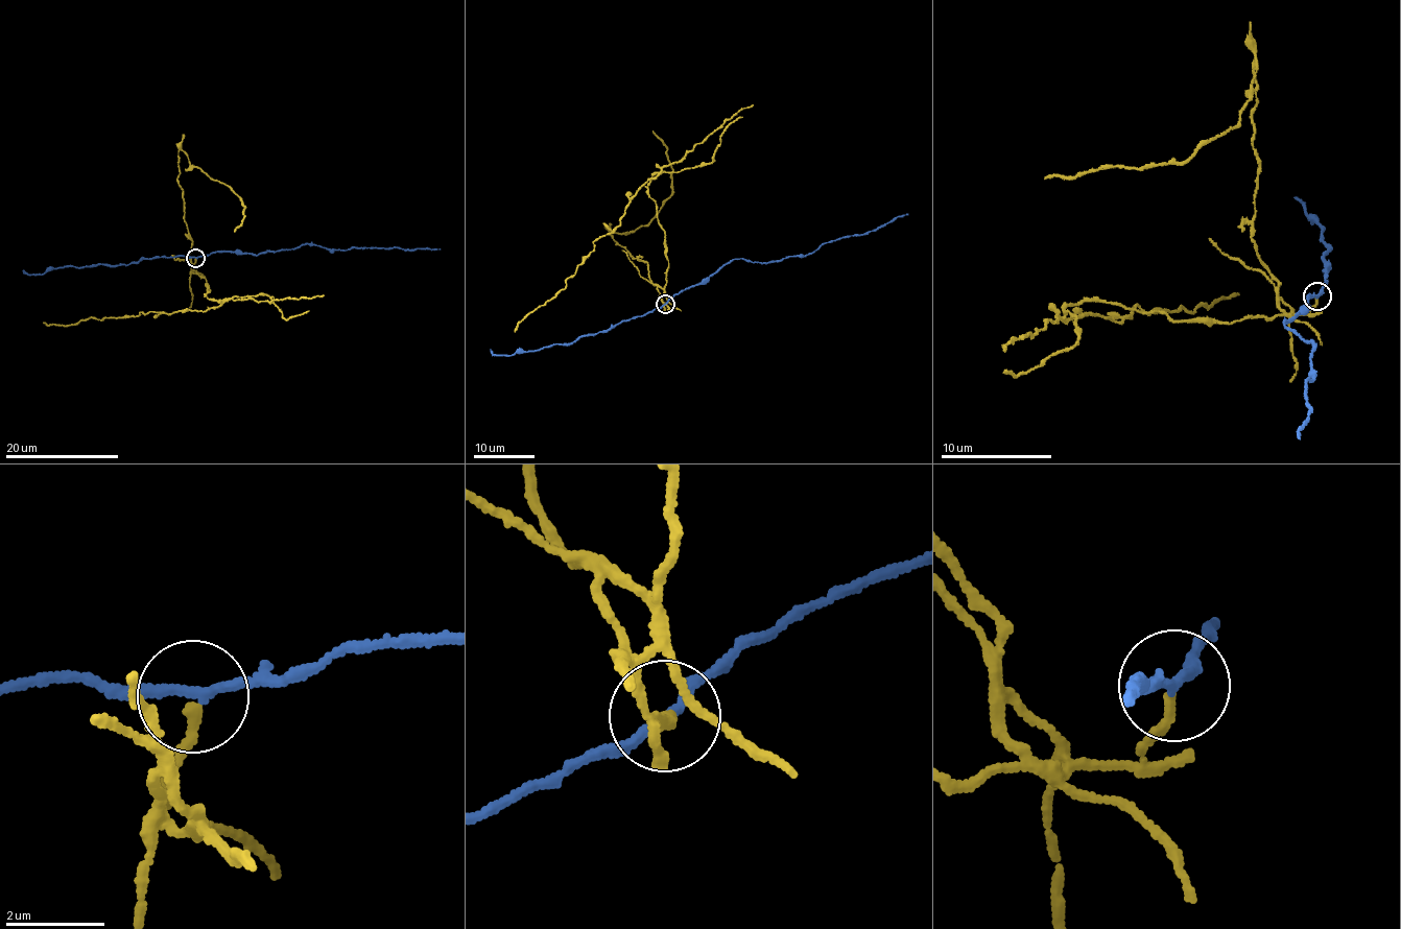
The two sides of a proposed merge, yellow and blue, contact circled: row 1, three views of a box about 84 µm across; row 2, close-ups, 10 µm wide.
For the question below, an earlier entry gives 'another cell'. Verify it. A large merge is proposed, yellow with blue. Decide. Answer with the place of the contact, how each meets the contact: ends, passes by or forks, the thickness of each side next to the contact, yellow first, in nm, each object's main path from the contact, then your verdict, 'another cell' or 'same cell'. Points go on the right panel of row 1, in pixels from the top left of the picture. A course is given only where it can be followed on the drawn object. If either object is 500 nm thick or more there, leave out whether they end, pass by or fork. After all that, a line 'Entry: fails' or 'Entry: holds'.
at (1318, 296); yellow ends there; blue passes by; 190 nm thick on the yellow side, 190 nm on the other; yellow runs (1319, 299), (1305, 314), (1206, 325), (1101, 300), (1062, 316), (1119, 322), (1130, 307), (1191, 311), (1239, 292); blue runs (1319, 295), (1307, 295), (1308, 307), (1284, 323), (1314, 346), (1315, 378), (1304, 382), (1313, 410), (1299, 439); another cell
Entry: holds

